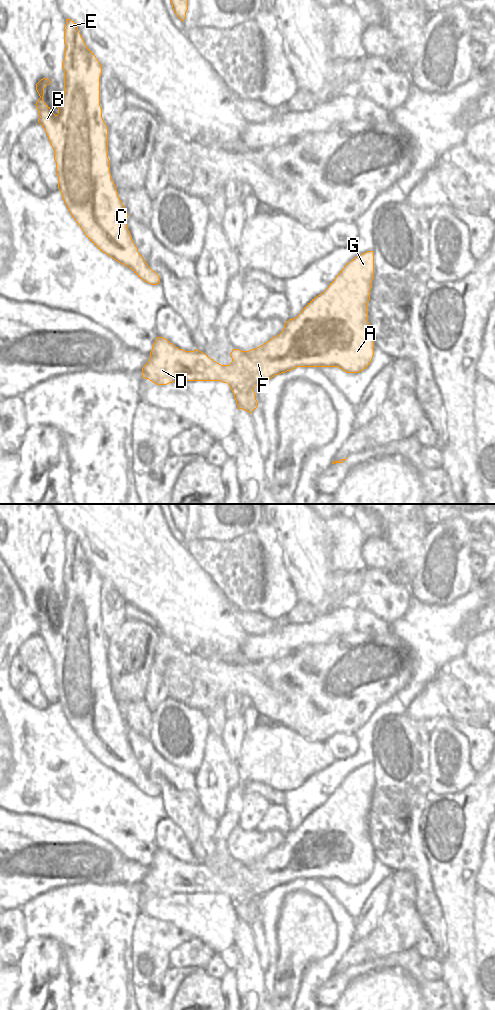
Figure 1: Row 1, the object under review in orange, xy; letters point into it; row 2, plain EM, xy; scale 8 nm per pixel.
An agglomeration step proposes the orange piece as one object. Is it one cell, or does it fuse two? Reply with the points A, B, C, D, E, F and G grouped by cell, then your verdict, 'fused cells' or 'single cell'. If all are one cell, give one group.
groups A B C D E F G; single cell

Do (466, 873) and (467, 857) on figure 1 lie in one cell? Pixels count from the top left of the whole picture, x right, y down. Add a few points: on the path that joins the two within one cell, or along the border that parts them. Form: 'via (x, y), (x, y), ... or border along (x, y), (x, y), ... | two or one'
via (466, 869), (466, 861) | one

